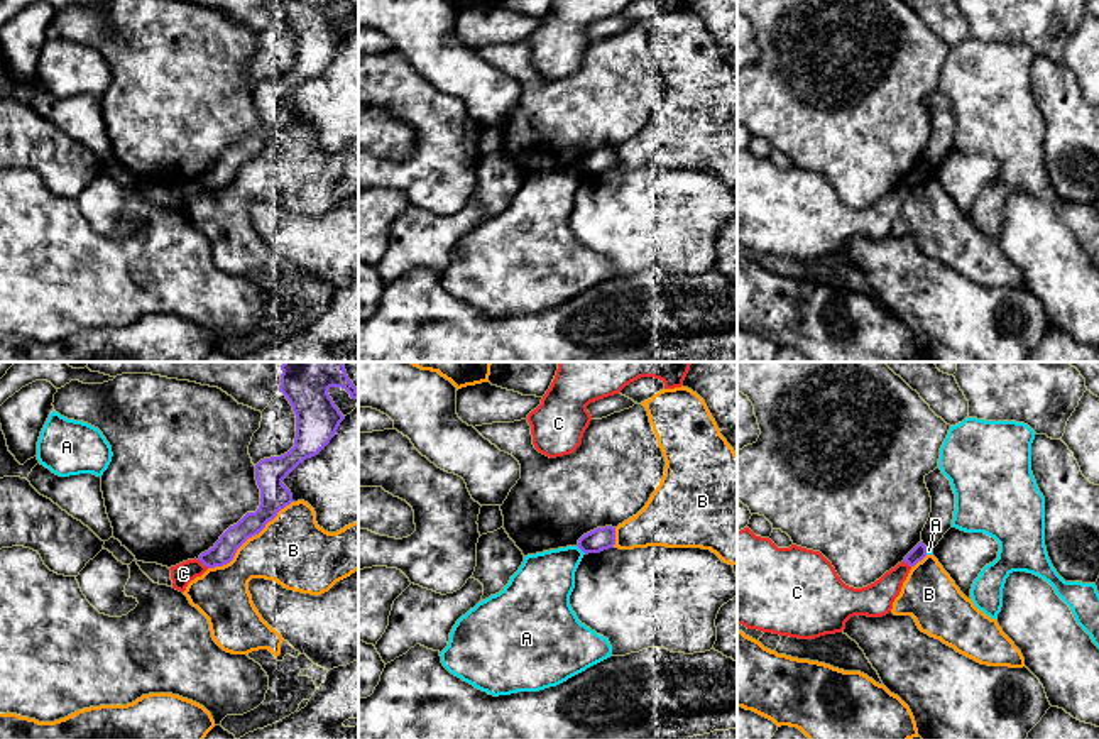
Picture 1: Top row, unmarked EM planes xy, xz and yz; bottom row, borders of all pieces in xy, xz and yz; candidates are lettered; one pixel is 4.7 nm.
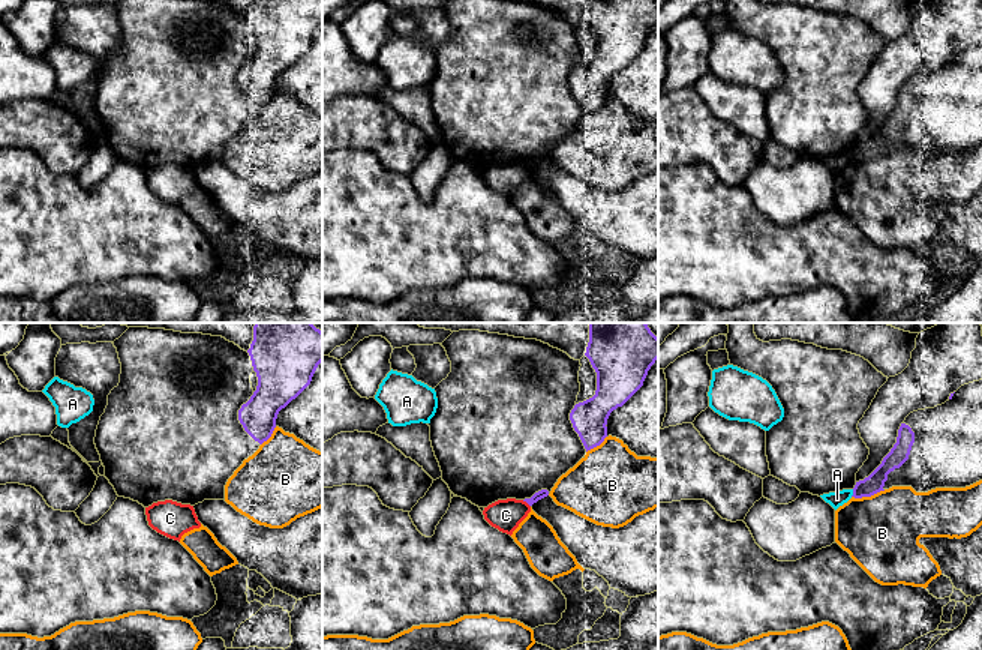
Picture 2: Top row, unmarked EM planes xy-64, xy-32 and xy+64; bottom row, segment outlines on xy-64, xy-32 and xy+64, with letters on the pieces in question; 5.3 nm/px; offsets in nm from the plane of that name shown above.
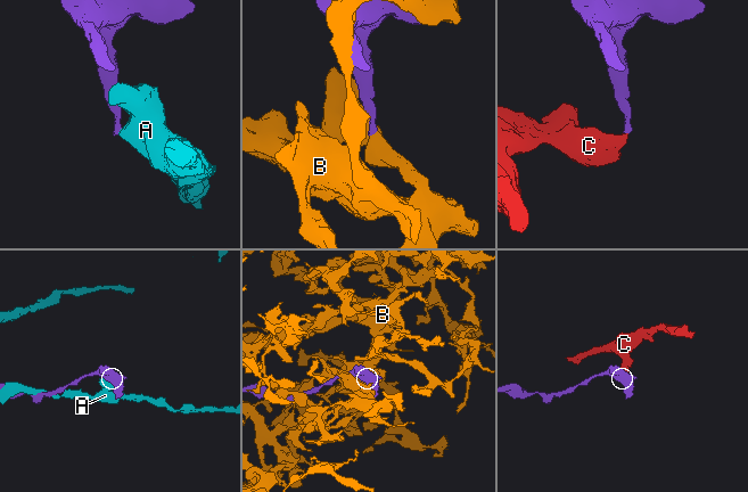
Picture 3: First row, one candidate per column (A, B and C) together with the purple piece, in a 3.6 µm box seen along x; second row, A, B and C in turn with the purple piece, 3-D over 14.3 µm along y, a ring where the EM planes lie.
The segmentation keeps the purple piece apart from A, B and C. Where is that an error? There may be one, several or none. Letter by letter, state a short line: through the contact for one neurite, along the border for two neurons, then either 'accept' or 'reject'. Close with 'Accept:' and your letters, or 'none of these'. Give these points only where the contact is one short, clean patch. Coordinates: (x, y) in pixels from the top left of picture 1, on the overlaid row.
A: line xz (577, 545), (585, 553); reject
B: reject
C: line xy (198, 558), (208, 567); reject
Accept: none of these

